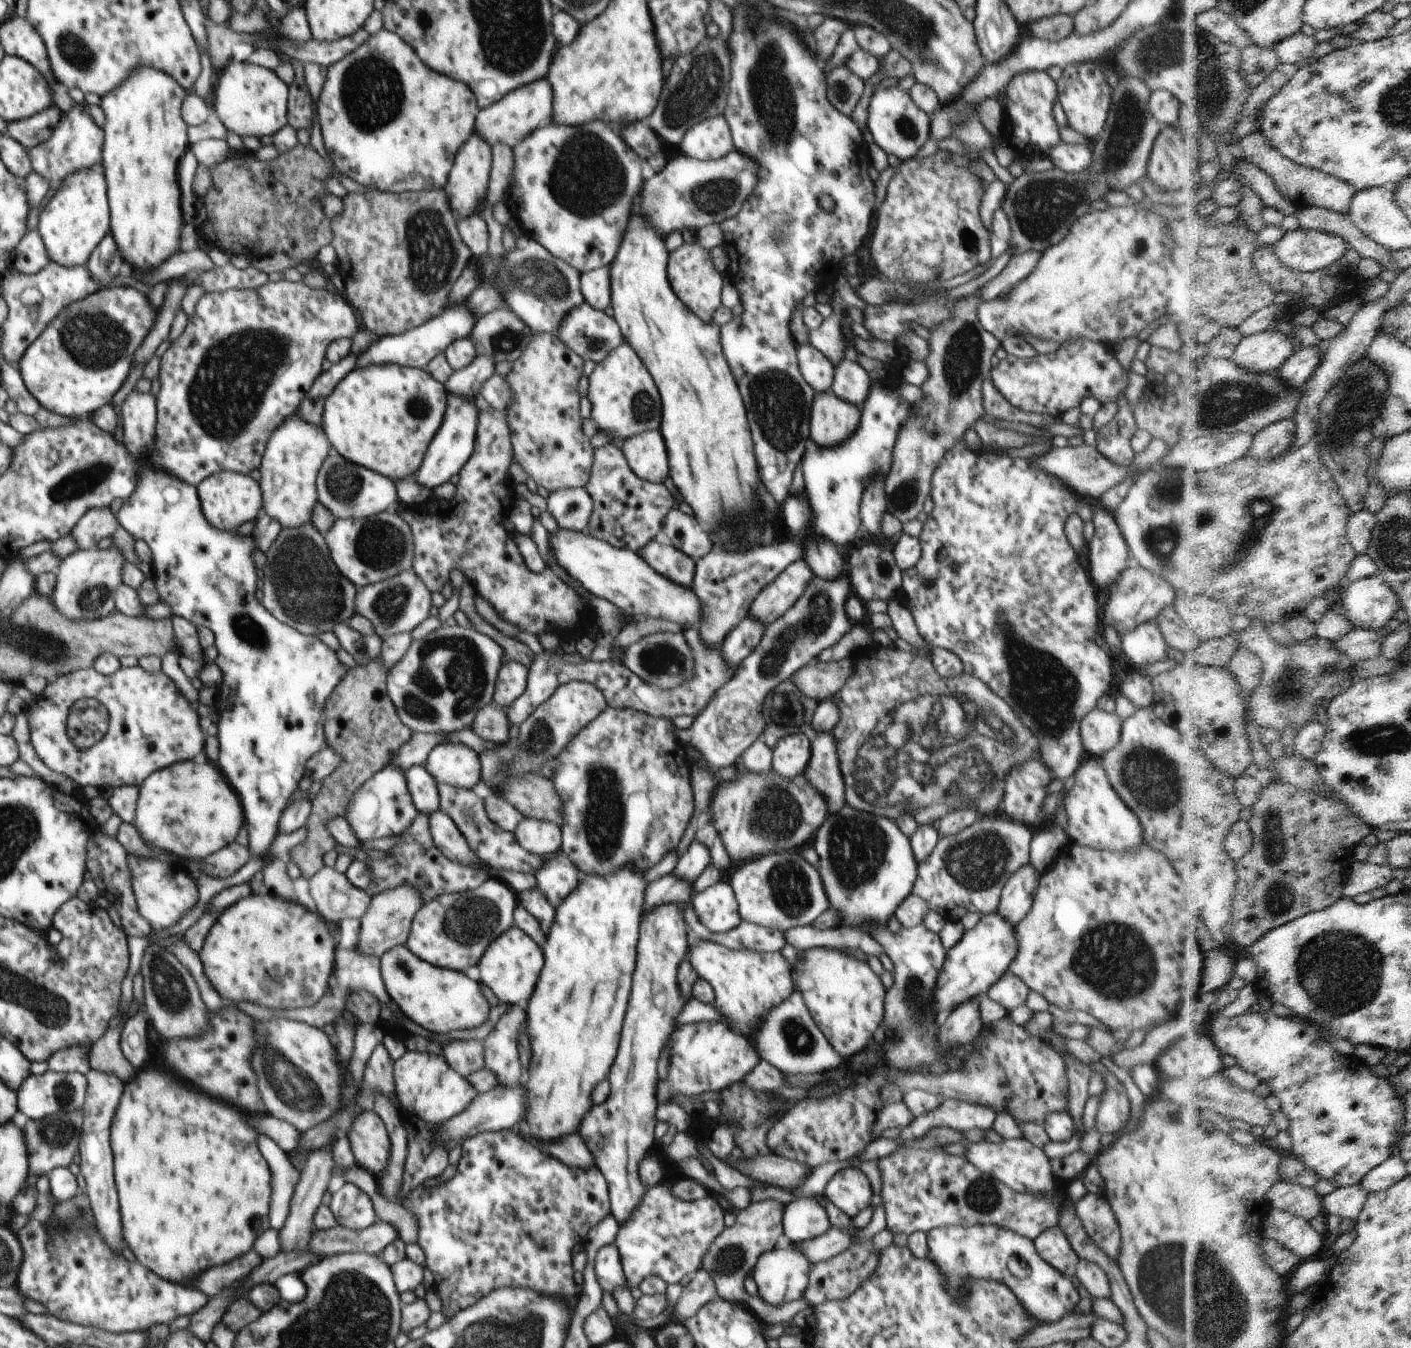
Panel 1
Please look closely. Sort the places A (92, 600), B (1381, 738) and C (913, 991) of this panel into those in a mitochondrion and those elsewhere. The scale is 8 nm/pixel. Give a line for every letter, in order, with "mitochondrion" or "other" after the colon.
A: mitochondrion
B: mitochondrion
C: mitochondrion

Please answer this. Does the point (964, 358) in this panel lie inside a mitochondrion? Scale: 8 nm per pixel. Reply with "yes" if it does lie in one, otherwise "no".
yes

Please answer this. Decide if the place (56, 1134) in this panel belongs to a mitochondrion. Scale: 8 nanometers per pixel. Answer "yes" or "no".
yes

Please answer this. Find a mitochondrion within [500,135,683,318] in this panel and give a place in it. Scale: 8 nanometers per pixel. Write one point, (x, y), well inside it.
(543, 281)

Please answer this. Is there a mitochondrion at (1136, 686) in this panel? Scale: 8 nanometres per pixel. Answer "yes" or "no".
no

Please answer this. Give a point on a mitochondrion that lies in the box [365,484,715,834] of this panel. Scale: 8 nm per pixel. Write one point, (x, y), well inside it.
(453, 668)

